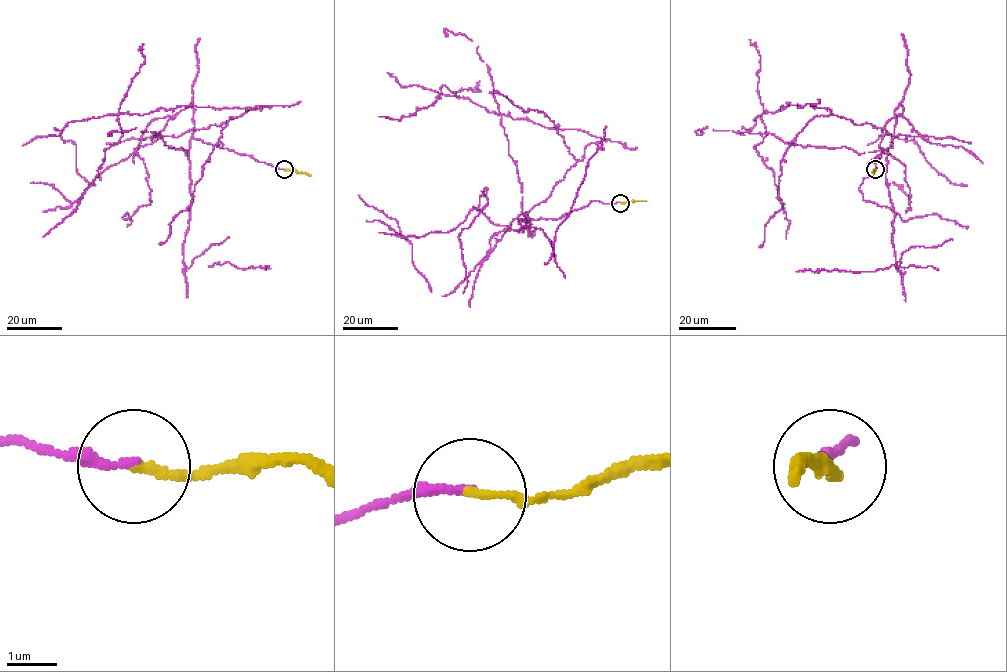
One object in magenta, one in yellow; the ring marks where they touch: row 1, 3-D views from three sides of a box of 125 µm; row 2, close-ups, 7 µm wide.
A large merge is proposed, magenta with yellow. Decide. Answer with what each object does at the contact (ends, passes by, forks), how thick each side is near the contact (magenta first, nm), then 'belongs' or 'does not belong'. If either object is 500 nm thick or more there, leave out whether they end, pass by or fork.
magenta ends; yellow ends; calibres 190 and 170 nm; belongs

